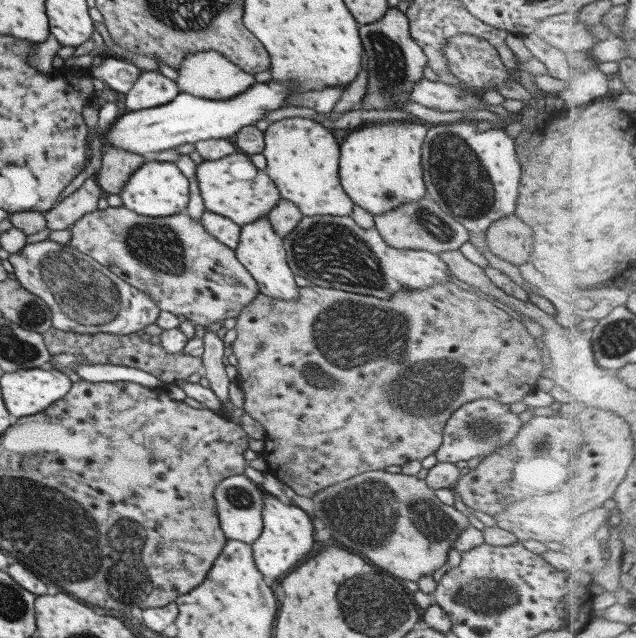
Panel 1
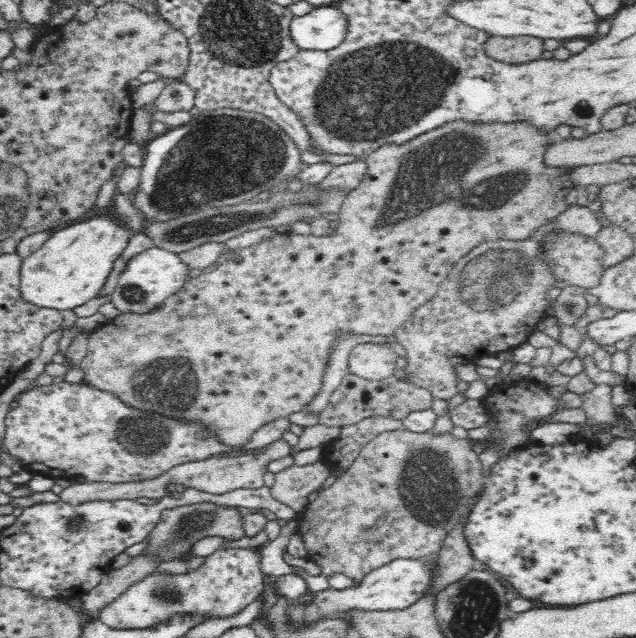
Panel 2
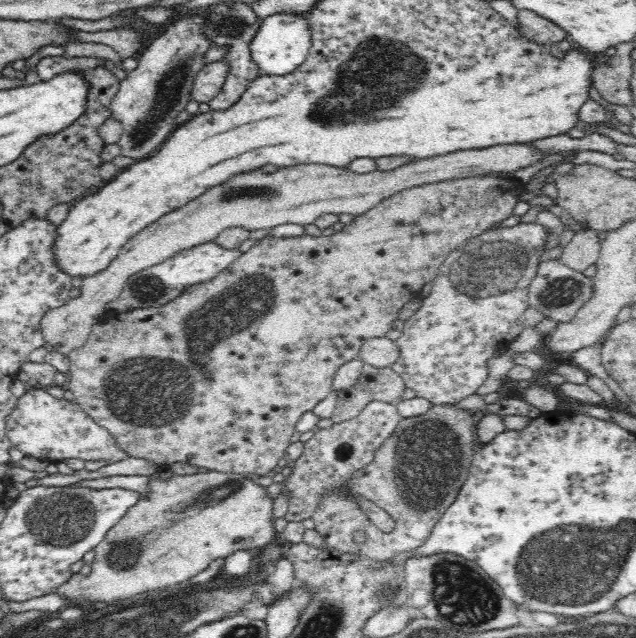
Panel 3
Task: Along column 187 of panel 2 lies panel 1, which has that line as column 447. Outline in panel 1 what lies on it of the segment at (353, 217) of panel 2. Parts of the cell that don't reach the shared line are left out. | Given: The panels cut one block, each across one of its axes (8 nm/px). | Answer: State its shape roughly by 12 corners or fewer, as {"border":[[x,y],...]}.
{"border":[[450,281],[257,293],[231,350],[299,496],[568,372]]}

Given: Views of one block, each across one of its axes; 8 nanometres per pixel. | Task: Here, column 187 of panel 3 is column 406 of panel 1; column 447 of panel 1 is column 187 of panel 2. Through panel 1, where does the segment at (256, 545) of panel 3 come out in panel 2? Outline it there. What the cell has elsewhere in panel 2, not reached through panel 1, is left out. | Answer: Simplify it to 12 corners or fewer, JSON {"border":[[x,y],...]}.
{"border":[[181,502],[160,513],[146,554],[164,562],[206,536],[245,536],[234,510]]}

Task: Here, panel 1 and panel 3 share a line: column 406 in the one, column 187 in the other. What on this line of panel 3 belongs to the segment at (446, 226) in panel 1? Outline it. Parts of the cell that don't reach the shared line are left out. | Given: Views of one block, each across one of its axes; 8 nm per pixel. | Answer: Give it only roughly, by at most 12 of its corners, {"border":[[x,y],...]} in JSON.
{"border":[[533,143],[391,171],[298,164],[238,172],[132,237],[40,321],[67,355],[136,273],[223,230],[358,217],[406,189],[513,173]]}

